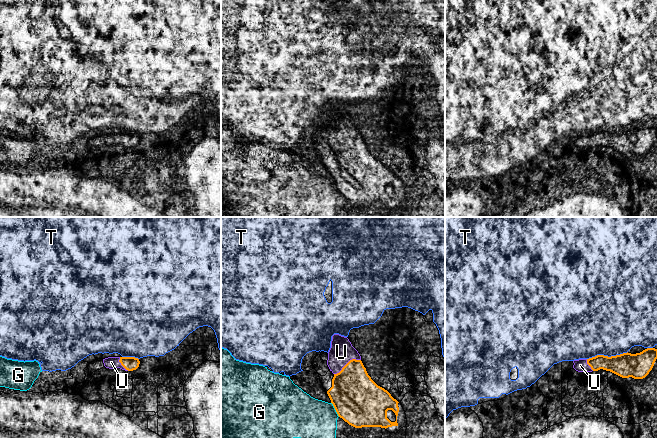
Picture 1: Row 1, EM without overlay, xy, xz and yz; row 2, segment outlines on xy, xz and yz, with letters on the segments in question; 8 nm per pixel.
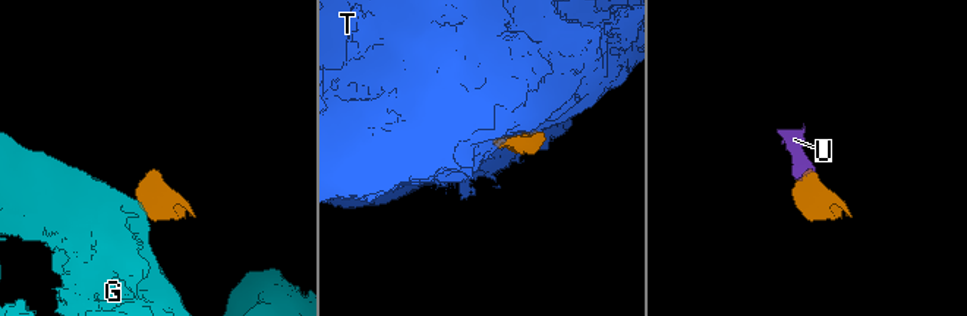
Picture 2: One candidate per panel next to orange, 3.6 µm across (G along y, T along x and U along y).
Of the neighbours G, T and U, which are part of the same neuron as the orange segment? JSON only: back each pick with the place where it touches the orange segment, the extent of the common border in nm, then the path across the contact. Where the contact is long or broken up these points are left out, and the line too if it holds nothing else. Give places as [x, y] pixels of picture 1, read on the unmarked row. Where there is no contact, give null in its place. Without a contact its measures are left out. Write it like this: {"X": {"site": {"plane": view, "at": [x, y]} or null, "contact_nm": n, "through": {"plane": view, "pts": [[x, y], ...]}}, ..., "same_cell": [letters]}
{"U": {"site": {"plane": "xz", "at": [347, 139]}, "contact_nm": 240, "through": {"plane": "xz", "pts": [[353, 169], [347, 139], [343, 135], [341, 128]]}}, "same_cell": ["U"]}

